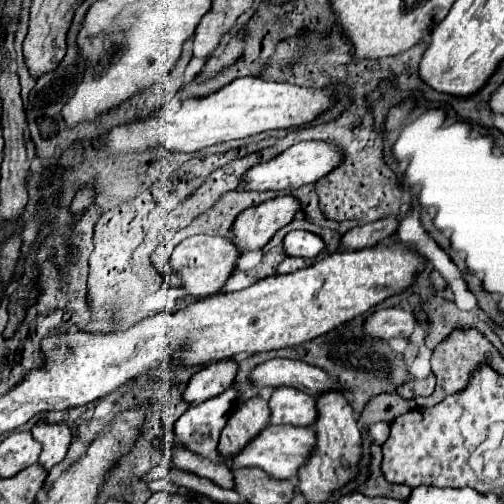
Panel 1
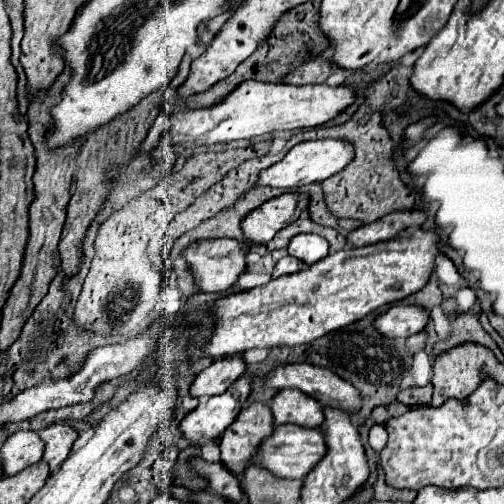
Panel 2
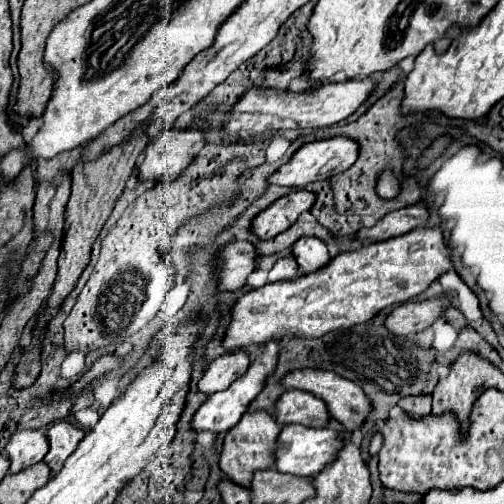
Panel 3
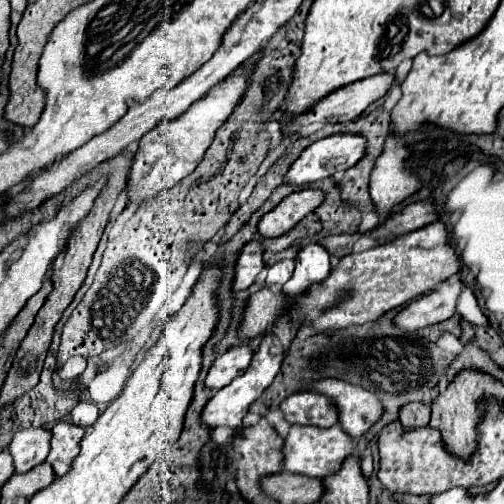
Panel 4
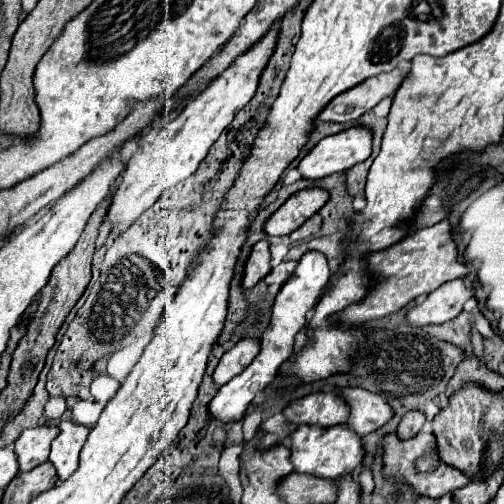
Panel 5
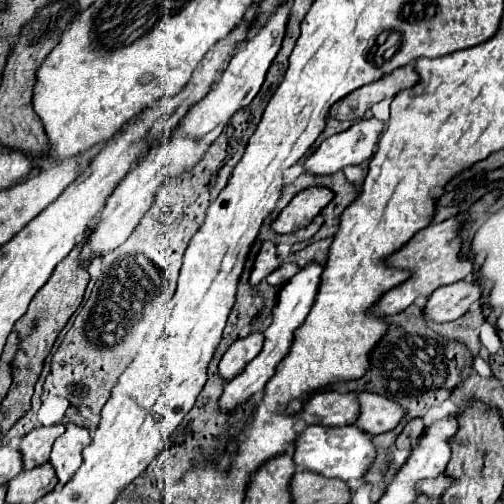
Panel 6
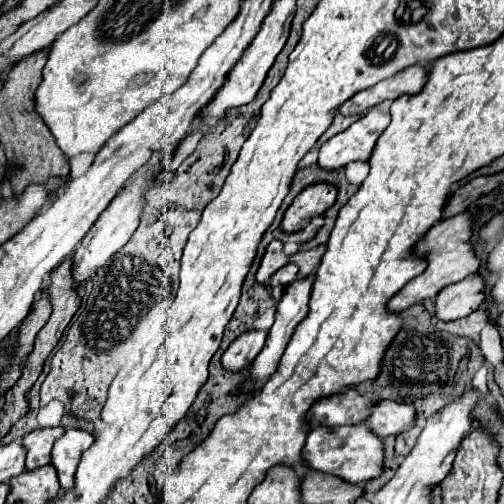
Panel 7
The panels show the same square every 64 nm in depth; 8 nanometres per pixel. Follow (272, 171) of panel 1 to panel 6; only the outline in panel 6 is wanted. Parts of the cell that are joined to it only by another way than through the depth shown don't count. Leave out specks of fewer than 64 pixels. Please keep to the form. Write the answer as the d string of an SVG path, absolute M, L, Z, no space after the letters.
M364 118L348 130L326 138L306 160L306 170L314 174L334 174L350 164L366 162L374 154L374 146L384 128L386 122Z

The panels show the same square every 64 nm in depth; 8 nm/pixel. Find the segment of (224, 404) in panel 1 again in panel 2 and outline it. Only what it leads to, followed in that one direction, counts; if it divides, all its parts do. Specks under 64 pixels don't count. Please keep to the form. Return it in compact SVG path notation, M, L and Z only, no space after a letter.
M240 376L224 394L200 402L198 408L190 412L180 424L184 438L192 444L202 444L206 438L216 440L220 432L224 432L246 406L250 392L252 378Z

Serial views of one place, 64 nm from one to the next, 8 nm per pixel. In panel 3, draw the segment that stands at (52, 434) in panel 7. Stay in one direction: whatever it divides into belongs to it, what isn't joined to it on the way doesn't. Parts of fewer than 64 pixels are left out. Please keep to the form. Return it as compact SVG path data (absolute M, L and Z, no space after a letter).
M18 430L12 434L4 452L10 458L10 472L16 474L38 464L48 454L48 438L44 430Z

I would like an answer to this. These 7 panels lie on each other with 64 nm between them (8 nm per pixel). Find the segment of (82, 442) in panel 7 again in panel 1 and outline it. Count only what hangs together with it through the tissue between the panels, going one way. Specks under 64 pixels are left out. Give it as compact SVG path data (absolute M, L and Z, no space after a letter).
M36 424L32 428L32 436L42 444L40 464L46 470L64 460L72 442L72 432L66 424Z

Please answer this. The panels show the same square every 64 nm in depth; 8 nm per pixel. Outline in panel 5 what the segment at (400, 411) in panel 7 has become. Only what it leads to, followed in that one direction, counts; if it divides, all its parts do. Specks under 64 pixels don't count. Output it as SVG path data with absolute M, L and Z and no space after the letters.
M346 388L342 394L350 406L348 428L358 436L376 432L394 416L392 406L380 394L372 394L364 388Z

